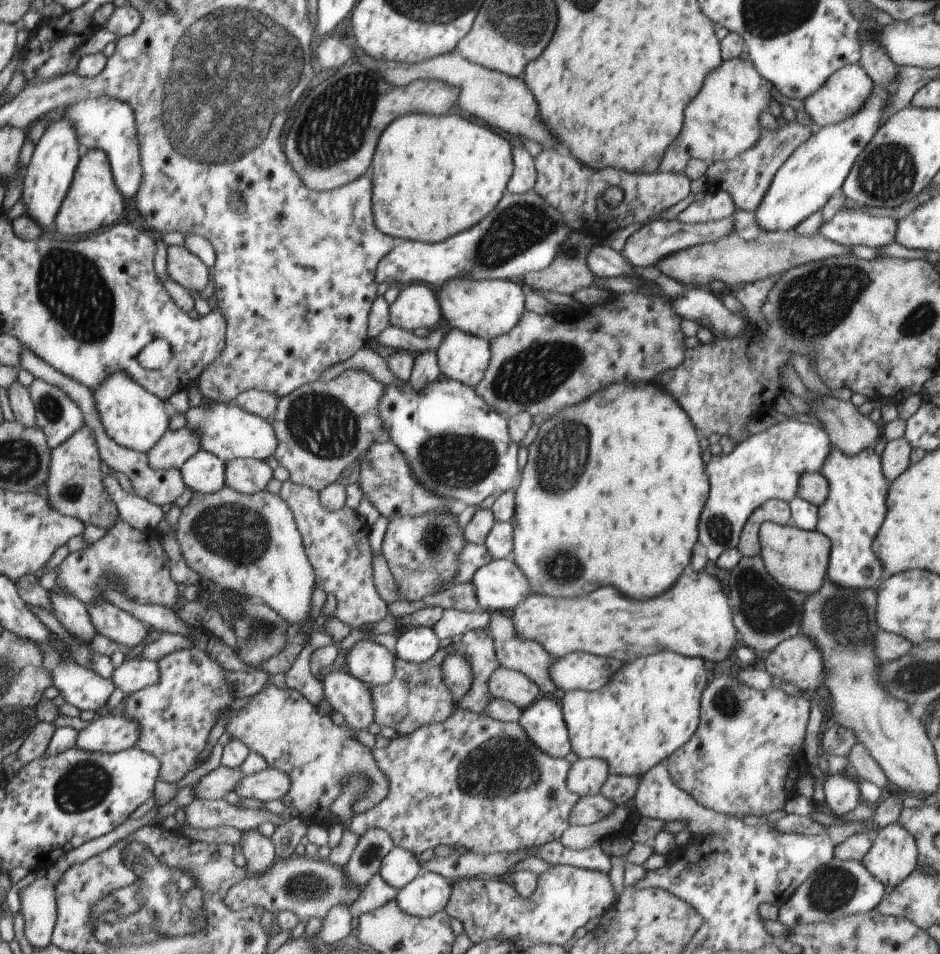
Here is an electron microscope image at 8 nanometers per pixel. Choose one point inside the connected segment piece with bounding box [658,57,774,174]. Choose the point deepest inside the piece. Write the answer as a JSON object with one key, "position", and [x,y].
{"position":[722,122]}

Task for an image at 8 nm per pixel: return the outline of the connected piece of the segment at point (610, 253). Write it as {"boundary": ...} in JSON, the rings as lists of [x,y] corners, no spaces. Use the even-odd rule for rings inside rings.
{"boundary":[[[595,245],[592,246],[586,266],[590,268],[596,278],[601,277],[620,277],[637,276],[636,270],[622,256],[622,253],[612,250],[610,246]]]}

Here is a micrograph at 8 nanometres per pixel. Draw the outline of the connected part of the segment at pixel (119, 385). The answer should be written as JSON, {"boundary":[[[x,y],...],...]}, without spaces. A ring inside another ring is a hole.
{"boundary":[[[116,370],[114,374],[110,374],[98,388],[92,390],[92,398],[98,418],[104,426],[104,432],[116,444],[127,449],[147,454],[159,443],[170,426],[166,406],[160,397],[136,384],[136,381],[132,380],[124,370]]]}

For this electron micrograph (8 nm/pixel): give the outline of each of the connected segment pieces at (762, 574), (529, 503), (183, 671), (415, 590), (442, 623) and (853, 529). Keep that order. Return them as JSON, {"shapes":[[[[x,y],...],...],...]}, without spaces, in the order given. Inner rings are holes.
{"shapes":[[[[761,555],[742,556],[730,570],[728,598],[738,636],[750,649],[772,652],[784,640],[800,635],[806,594],[778,584],[765,570]]],[[[614,382],[588,396],[584,402],[564,408],[564,412],[556,412],[554,418],[549,418],[539,425],[538,436],[528,448],[527,463],[522,470],[522,480],[515,490],[514,520],[512,520],[513,552],[512,559],[520,567],[530,584],[530,593],[553,596],[554,598],[584,596],[596,586],[618,586],[618,592],[632,600],[648,600],[660,596],[668,588],[676,584],[684,568],[690,564],[692,548],[698,540],[698,522],[704,510],[704,504],[709,494],[707,469],[702,461],[704,441],[697,428],[680,406],[676,398],[666,392],[655,382]],[[544,502],[548,510],[542,512]]],[[[182,648],[164,658],[157,660],[160,668],[158,682],[142,688],[138,692],[127,695],[122,715],[136,720],[140,724],[140,740],[136,747],[150,752],[160,760],[159,780],[174,784],[180,782],[188,772],[192,772],[200,764],[200,754],[208,746],[208,732],[214,726],[220,712],[224,712],[226,704],[234,700],[230,686],[226,682],[226,672],[220,664],[216,664],[210,656],[206,656],[203,648]]],[[[426,512],[389,520],[381,554],[392,571],[400,600],[412,602],[442,592],[440,586],[456,576],[458,556],[467,543],[457,517],[453,512]]],[[[450,608],[444,609],[442,618],[439,618],[432,630],[443,644],[447,644],[454,636],[459,634],[462,636],[471,630],[487,630],[488,626],[490,626],[490,613],[480,608],[469,613]]],[[[833,445],[820,474],[828,480],[828,498],[818,506],[816,530],[825,534],[831,542],[827,578],[850,590],[874,588],[884,572],[884,566],[872,550],[872,544],[888,512],[886,496],[889,482],[882,470],[881,454],[868,446],[856,456],[846,456]]]]}

